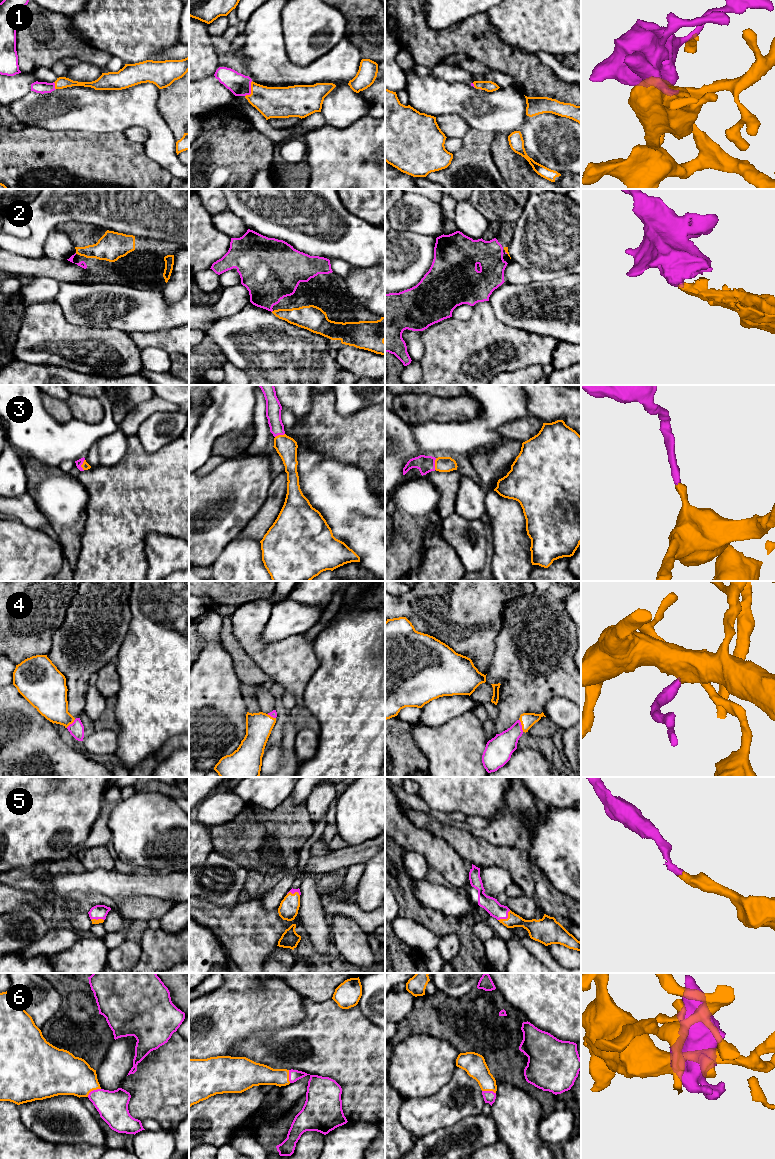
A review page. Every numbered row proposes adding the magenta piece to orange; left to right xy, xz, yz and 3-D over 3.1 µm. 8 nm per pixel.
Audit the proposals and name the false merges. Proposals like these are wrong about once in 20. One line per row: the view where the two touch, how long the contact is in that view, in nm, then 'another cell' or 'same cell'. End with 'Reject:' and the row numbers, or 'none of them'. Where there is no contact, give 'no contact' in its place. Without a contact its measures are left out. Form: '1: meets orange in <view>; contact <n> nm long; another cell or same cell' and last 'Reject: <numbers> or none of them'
1: meets orange in xz; contact 140 nm long; same cell
2: meets orange in yz; contact 30 nm long; same cell
3: meets orange in yz; contact 100 nm long; same cell
4: meets orange in yz; contact 110 nm long; same cell
5: meets orange in yz; contact 130 nm long; same cell
6: meets orange in xy; contact 130 nm long; same cell
Reject: none of them

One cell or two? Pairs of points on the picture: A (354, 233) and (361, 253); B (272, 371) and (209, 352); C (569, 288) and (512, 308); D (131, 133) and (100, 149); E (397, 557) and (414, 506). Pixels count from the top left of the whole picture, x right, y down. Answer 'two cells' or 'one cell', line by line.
A: one cell
B: two cells
C: one cell
D: two cells
E: one cell

